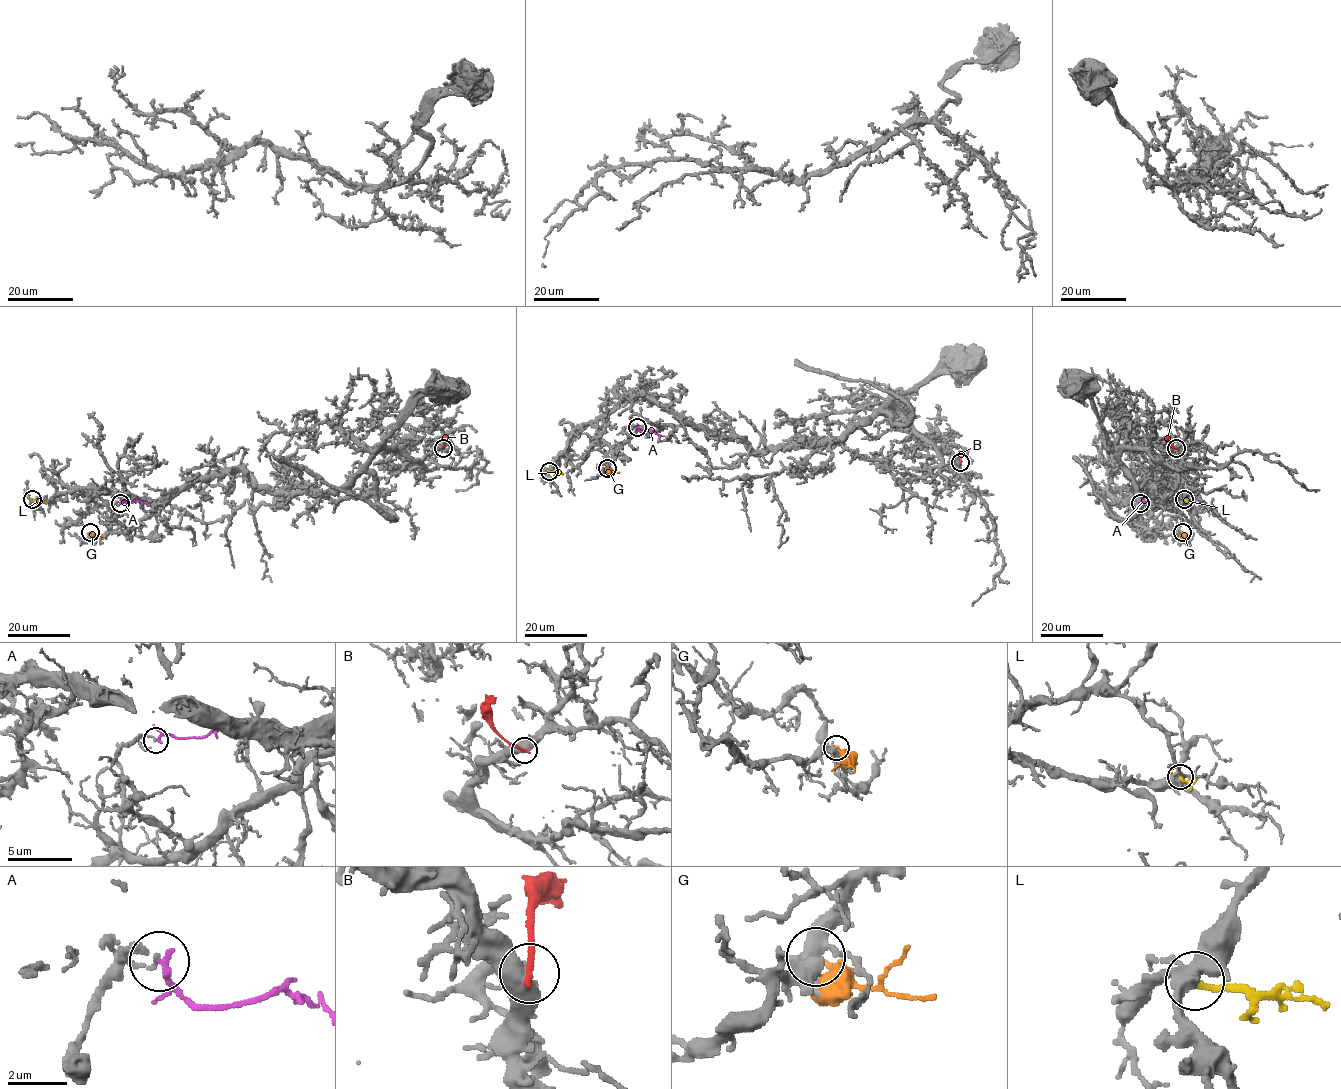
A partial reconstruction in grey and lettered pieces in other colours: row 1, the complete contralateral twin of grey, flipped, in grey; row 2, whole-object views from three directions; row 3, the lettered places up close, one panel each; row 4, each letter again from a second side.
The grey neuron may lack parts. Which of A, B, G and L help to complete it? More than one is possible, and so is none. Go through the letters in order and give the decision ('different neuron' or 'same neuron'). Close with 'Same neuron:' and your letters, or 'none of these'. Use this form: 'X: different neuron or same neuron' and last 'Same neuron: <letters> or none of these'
A: different neuron
B: different neuron
G: different neuron
L: same neuron
Same neuron: L

